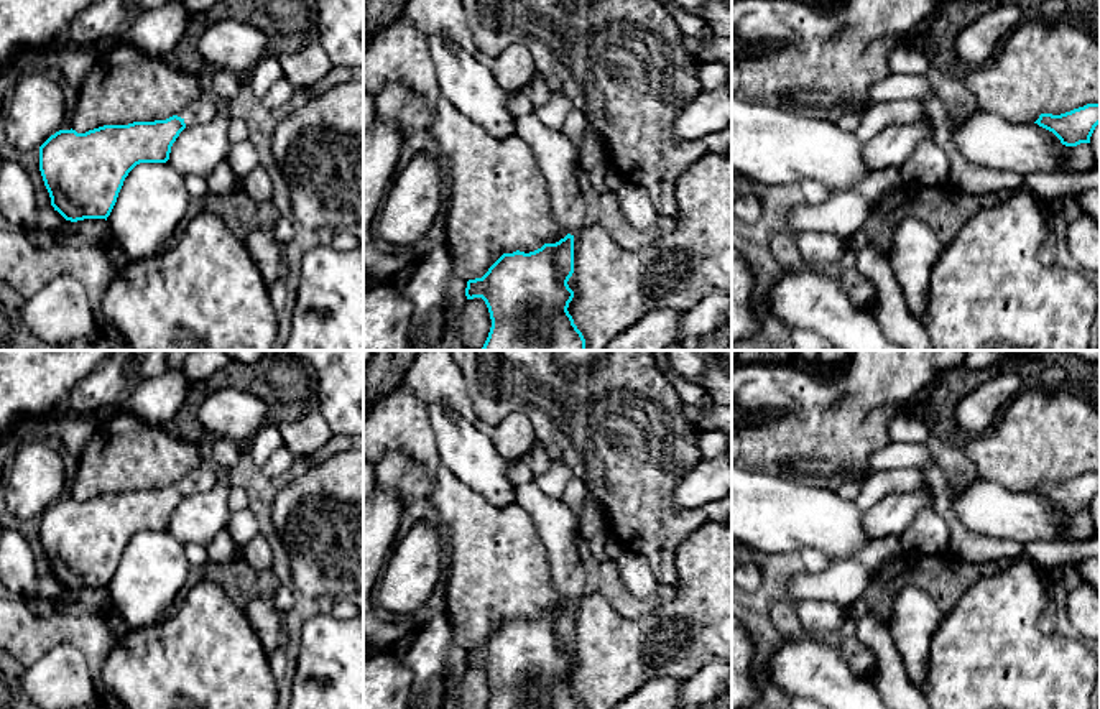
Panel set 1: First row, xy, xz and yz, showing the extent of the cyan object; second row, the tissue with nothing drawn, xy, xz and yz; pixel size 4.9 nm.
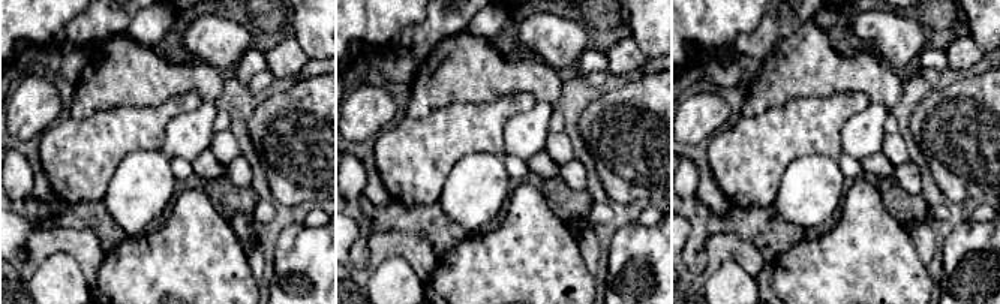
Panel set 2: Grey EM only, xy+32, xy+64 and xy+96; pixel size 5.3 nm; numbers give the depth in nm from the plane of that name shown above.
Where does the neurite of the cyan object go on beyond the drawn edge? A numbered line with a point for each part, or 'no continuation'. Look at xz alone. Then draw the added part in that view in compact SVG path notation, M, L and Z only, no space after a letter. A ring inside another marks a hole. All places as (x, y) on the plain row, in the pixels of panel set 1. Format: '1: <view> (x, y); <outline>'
1: xz (556, 523); M534 480L516 487L515 503L529 515L546 548L554 591L575 605L585 595L585 571L575 548L579 517L562 498L548 497Z

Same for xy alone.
1: xy (203, 477); M202 462L186 472L178 482L187 495L209 492L217 484L217 469L210 462Z

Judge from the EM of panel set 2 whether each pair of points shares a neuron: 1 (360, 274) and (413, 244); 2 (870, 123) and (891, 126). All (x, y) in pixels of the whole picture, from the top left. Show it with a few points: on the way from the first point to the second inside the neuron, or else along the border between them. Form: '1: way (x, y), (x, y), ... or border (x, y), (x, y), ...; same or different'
1: way (374, 264), (392, 244), (399, 244); same
2: border (889, 113), (885, 122), (885, 132); different

